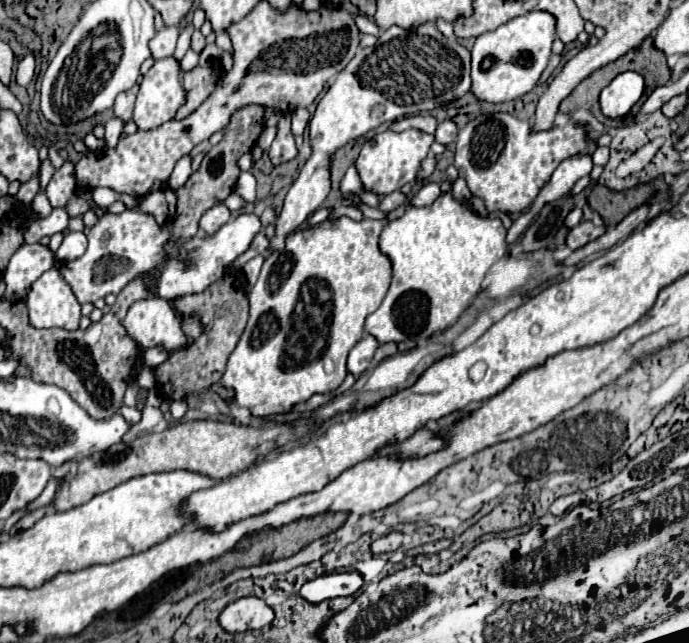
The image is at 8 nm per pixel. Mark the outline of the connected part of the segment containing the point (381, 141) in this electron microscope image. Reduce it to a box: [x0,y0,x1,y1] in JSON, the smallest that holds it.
[355,129,435,195]

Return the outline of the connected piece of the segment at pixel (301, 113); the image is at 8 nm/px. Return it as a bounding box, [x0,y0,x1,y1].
[291,107,311,135]

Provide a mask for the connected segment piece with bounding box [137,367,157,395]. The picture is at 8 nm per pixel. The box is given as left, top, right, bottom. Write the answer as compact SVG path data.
M143 369L139 375L137 375L137 383L139 383L139 387L147 387L149 389L149 395L151 393L157 393L155 391L155 375L153 375L153 369Z

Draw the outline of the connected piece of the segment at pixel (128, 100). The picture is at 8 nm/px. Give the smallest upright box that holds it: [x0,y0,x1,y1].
[113,85,139,123]

